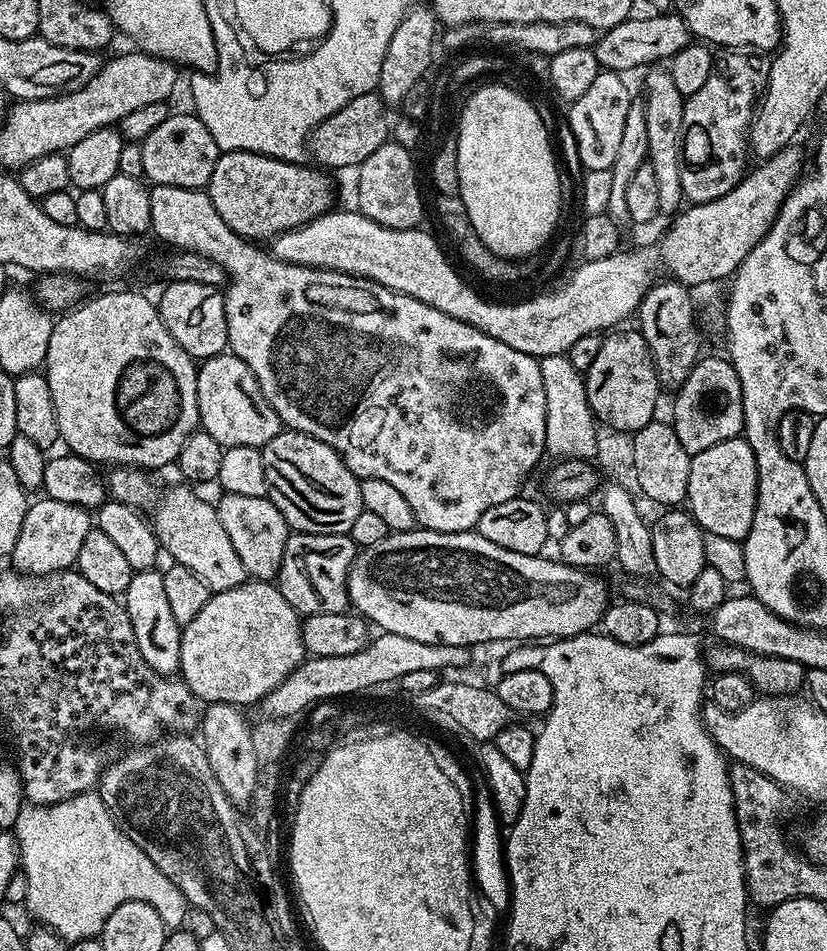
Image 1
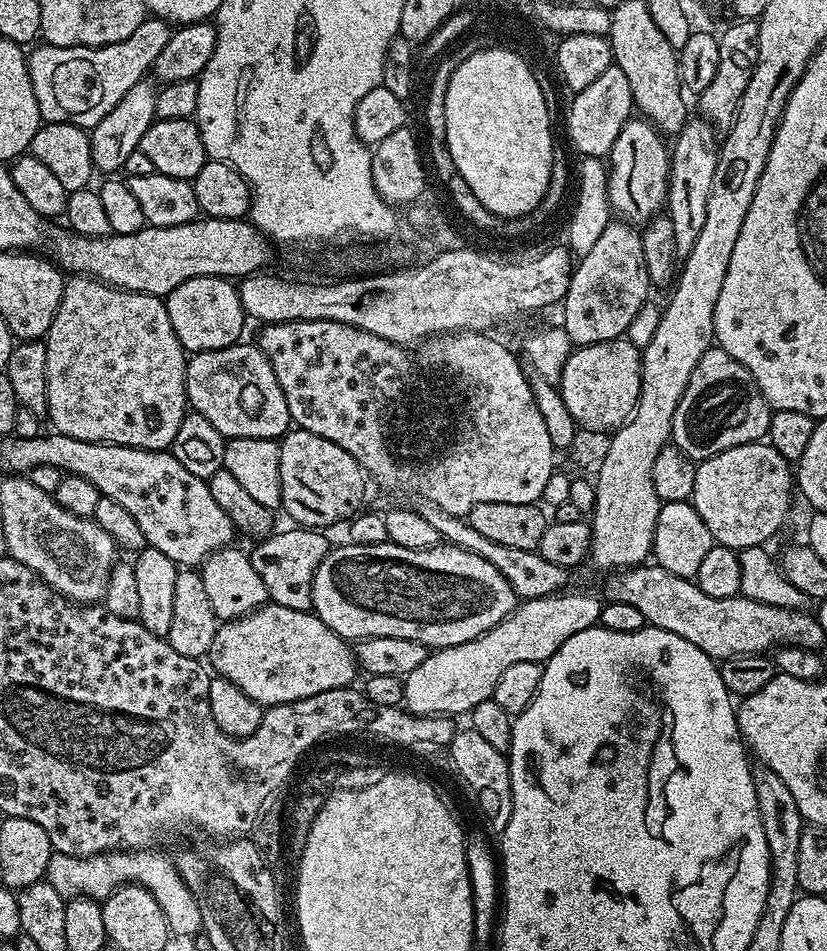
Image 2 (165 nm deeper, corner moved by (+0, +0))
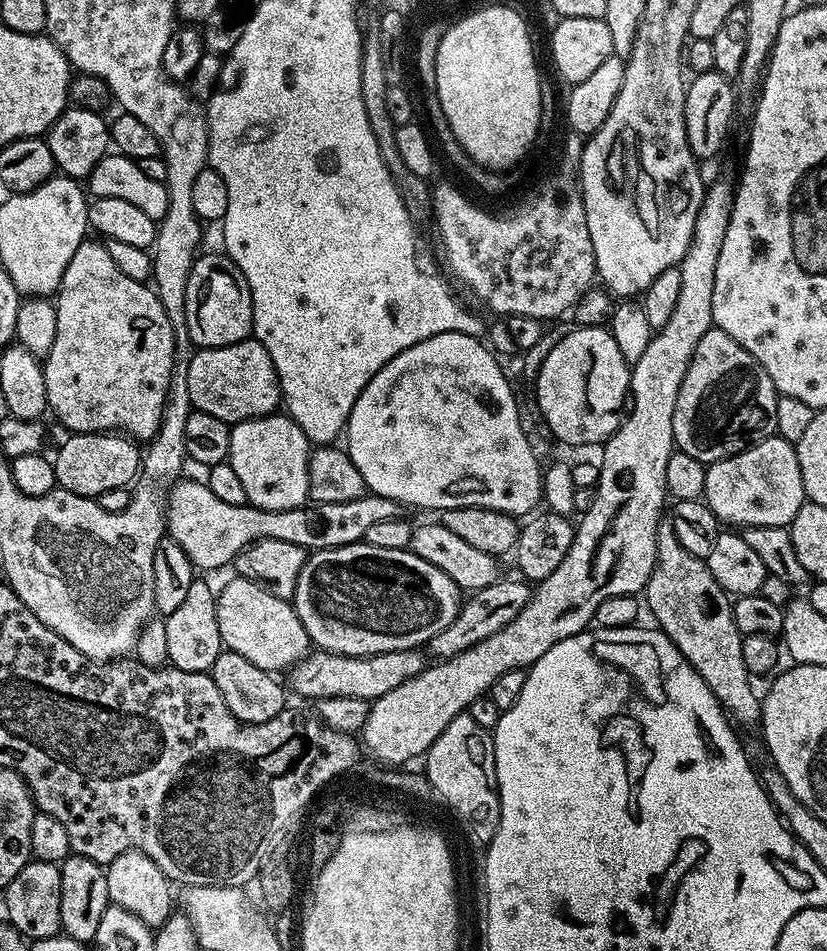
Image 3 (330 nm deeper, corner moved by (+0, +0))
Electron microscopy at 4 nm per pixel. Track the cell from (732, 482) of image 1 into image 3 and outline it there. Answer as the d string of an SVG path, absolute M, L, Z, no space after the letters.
M777 435L767 436L762 442L751 444L750 447L738 454L727 456L724 460L715 460L706 467L706 486L702 499L708 509L716 515L721 525L735 526L740 530L750 526L788 528L794 514L798 514L800 507L806 503L796 445Z

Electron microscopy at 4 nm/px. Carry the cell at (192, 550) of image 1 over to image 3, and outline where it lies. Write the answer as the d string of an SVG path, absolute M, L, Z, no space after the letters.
M233 575L218 588L218 634L220 643L234 654L242 654L262 670L287 673L310 651L310 641L295 607L289 601L270 594L261 584Z

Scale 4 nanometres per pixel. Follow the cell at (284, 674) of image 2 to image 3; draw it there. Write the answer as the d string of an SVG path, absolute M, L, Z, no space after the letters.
M407 648L393 652L379 652L373 656L339 656L323 650L309 651L290 670L292 688L300 696L309 696L312 702L330 696L349 696L374 701L382 694L390 694L402 682L410 682L426 666L426 656L420 648Z

